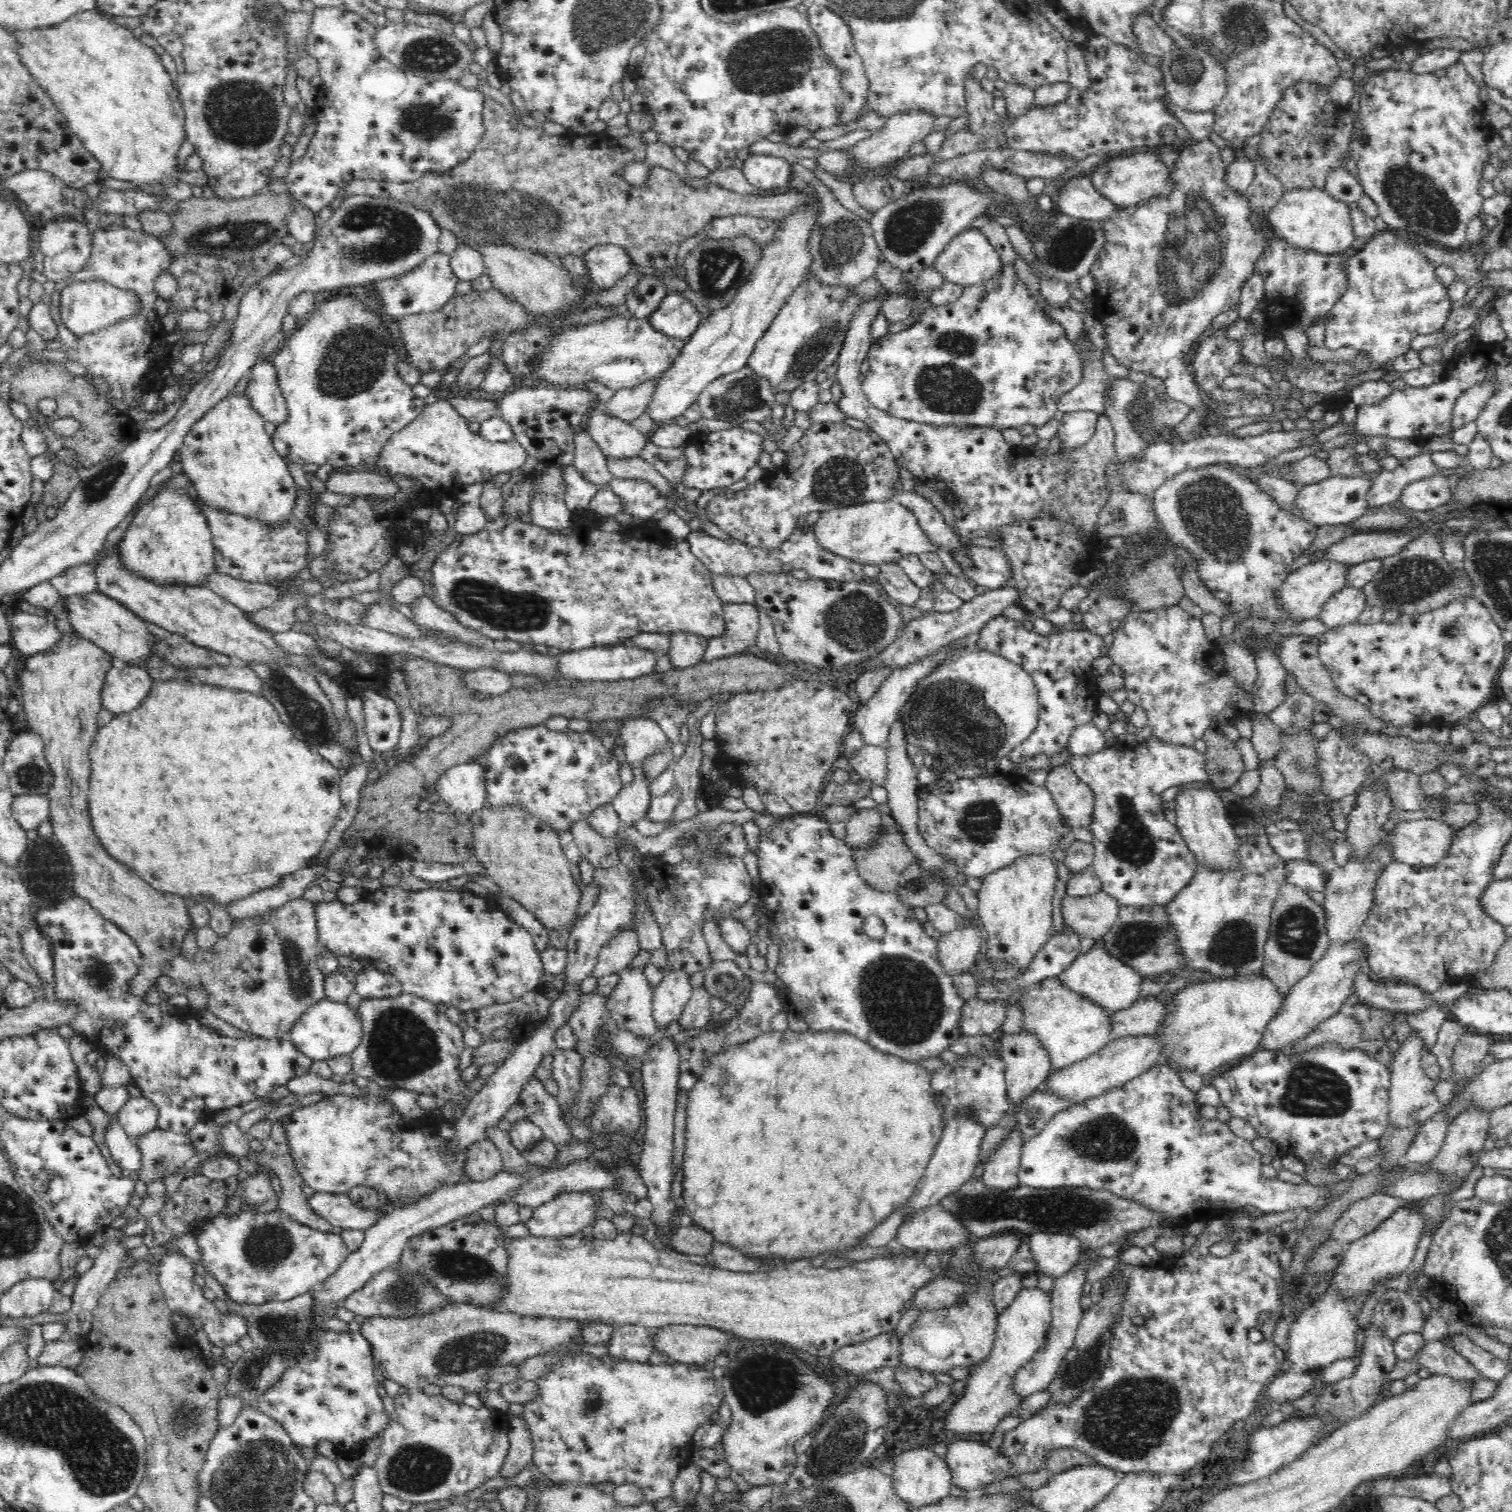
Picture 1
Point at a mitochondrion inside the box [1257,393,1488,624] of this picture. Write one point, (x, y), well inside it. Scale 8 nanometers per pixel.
(1406, 583)

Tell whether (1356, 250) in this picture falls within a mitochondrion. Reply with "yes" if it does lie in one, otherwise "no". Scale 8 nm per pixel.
no

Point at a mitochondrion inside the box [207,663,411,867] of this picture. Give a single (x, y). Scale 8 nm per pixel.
(308, 715)

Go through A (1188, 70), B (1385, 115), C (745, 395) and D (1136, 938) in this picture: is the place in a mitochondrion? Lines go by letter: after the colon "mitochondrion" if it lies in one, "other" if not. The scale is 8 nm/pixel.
A: mitochondrion
B: other
C: mitochondrion
D: mitochondrion

